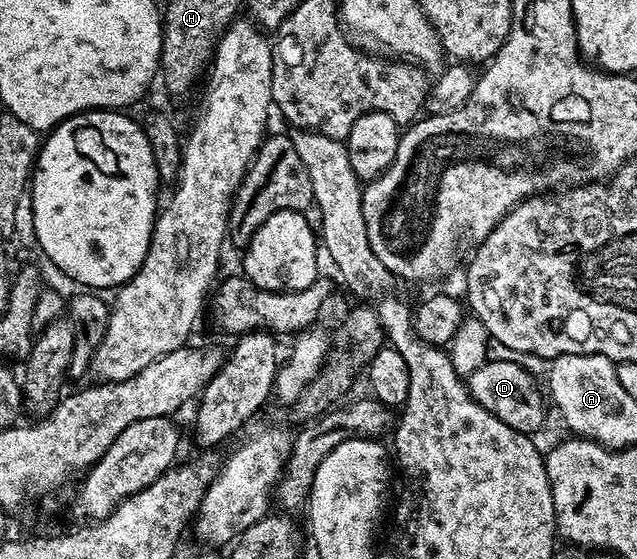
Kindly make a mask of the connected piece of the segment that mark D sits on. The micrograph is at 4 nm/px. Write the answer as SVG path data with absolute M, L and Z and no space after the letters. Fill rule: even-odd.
M488 360L481 368L467 376L467 386L469 396L471 396L477 404L483 409L487 409L487 413L491 413L495 417L499 417L499 421L503 421L503 425L507 425L513 431L518 431L521 435L530 437L536 436L536 431L545 423L545 403L547 407L547 399L537 388L537 379L535 375L528 371L525 367L511 360Z

